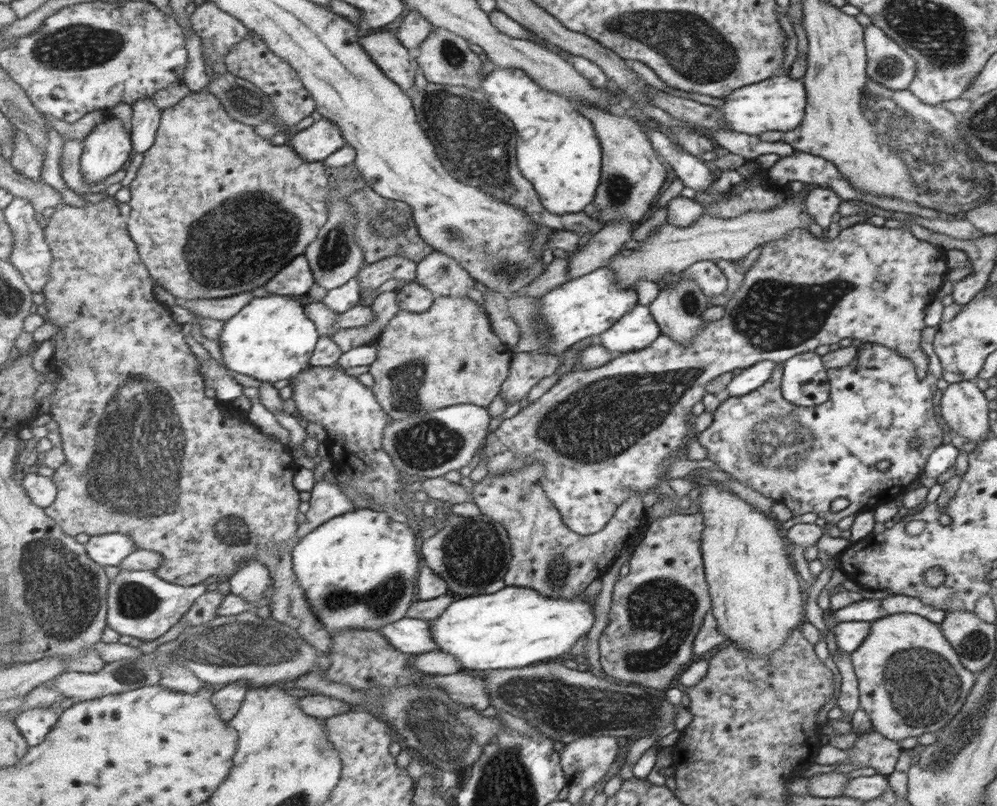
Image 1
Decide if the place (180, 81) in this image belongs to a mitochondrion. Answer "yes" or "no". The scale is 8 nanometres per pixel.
no

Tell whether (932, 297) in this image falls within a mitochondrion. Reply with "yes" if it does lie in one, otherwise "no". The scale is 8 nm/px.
no

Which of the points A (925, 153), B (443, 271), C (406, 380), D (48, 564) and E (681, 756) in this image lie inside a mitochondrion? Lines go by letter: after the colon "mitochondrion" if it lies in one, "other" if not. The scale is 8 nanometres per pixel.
A: mitochondrion
B: mitochondrion
C: mitochondrion
D: mitochondrion
E: other

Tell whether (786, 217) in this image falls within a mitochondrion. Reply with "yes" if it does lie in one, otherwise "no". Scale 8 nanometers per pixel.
no

